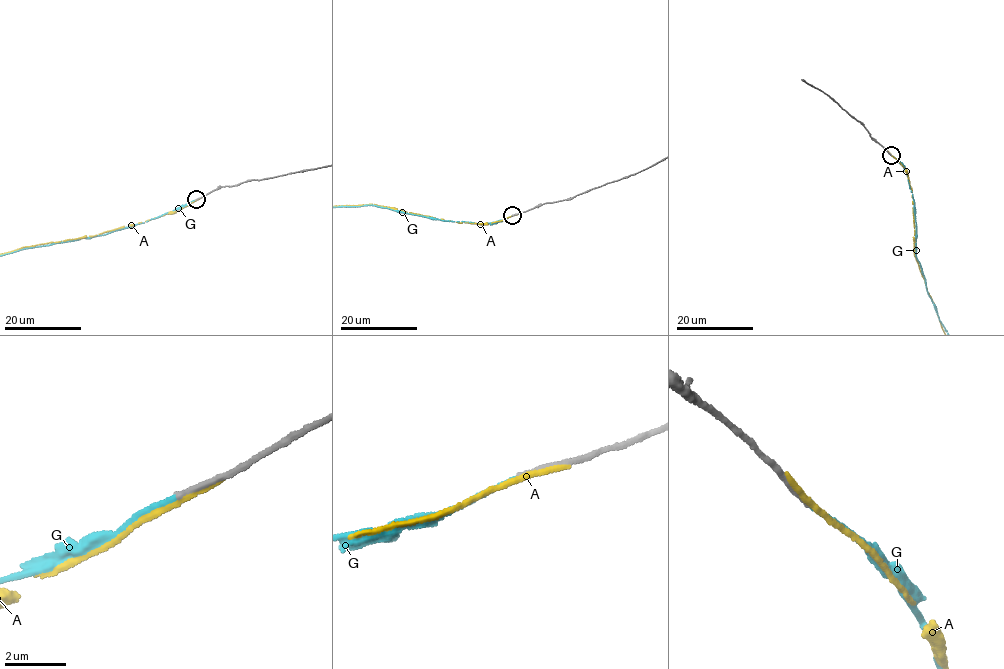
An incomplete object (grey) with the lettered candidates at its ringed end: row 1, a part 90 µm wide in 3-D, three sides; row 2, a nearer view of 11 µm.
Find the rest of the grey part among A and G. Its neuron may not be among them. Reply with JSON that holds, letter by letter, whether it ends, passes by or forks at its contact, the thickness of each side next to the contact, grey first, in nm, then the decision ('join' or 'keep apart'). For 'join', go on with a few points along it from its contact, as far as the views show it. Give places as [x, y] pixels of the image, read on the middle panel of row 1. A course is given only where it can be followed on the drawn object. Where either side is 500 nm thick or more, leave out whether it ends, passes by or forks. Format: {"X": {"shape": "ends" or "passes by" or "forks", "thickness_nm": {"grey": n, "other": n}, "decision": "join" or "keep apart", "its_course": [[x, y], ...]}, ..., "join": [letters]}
{"A": {"shape": "ends", "thickness_nm": {"grey": 240, "other": 220}, "decision": "keep apart"}, "G": {"shape": "ends", "thickness_nm": {"grey": 170, "other": 150}, "decision": "join"}, "join": ["G"]}

